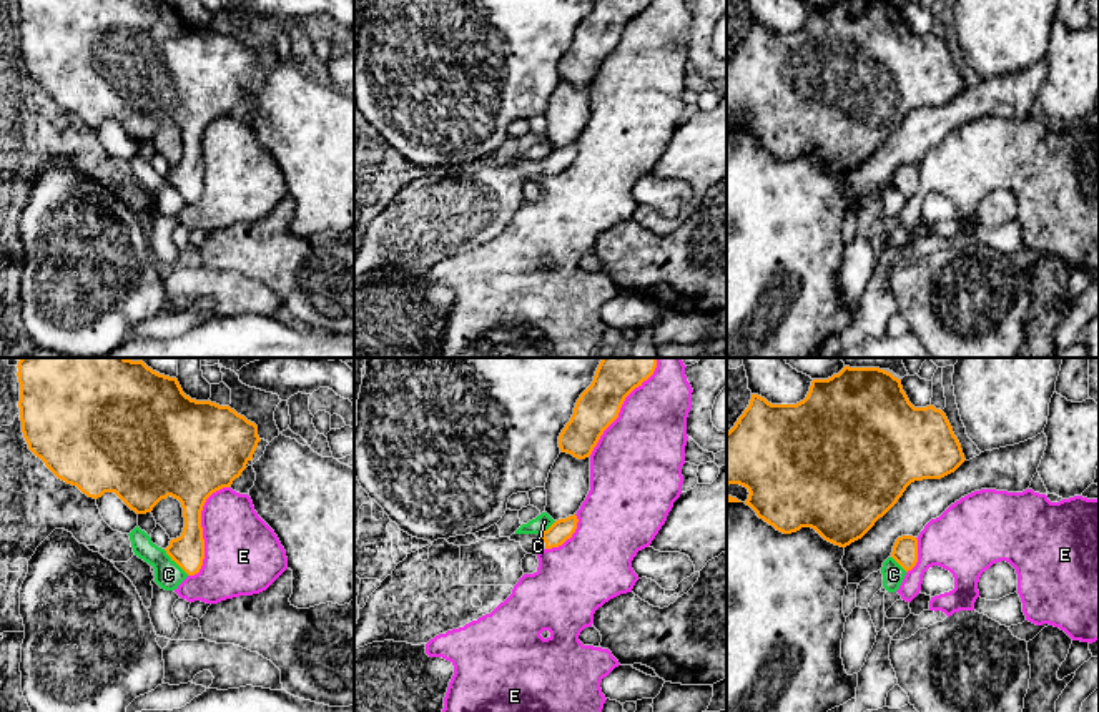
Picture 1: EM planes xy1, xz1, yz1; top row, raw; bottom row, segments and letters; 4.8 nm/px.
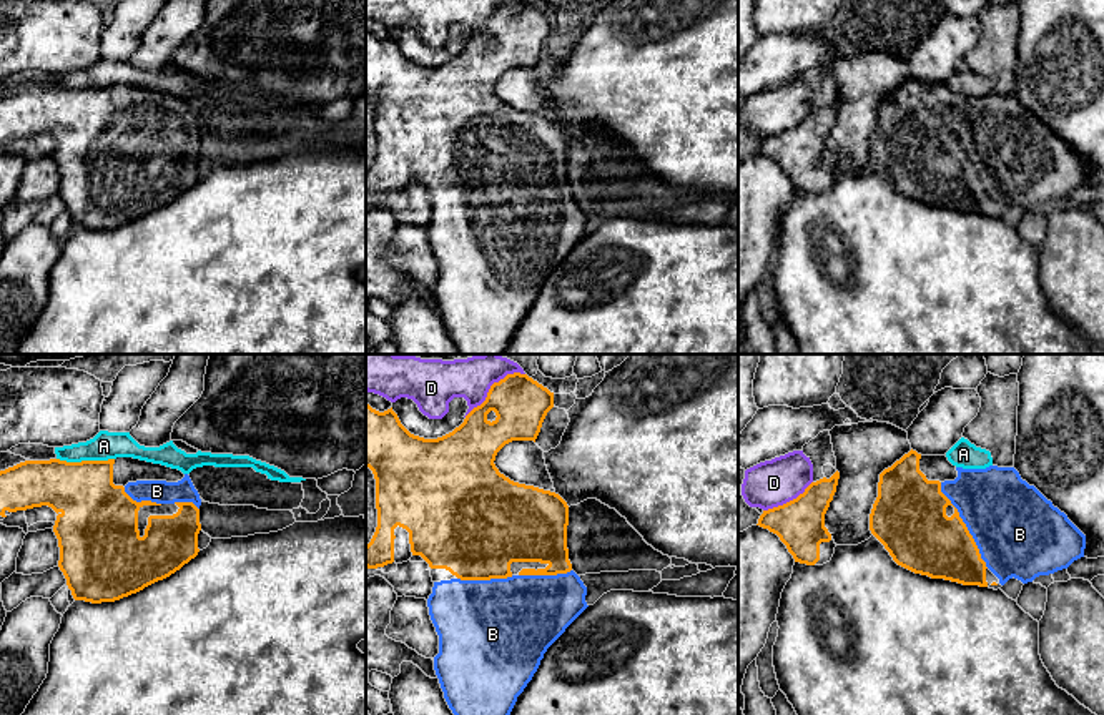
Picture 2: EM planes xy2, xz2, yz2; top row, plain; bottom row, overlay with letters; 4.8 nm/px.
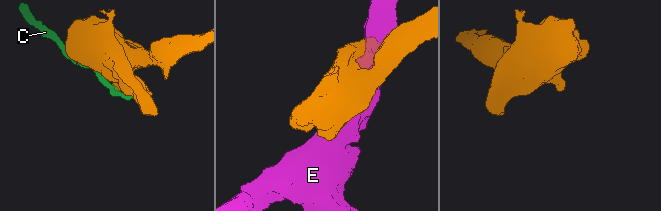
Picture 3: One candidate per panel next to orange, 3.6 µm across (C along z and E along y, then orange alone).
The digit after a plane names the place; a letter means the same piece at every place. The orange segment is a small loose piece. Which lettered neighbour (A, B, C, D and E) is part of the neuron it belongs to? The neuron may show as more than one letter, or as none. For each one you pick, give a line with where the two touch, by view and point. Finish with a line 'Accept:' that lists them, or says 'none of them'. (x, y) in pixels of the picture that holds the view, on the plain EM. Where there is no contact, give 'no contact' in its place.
B: yz2 (965, 153)
Accept: B

